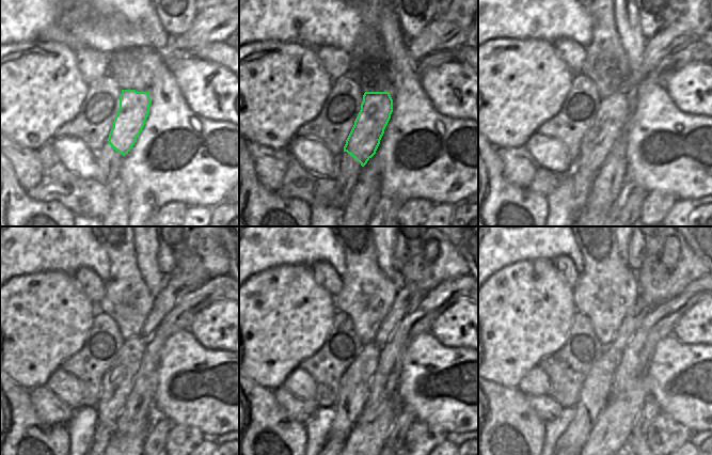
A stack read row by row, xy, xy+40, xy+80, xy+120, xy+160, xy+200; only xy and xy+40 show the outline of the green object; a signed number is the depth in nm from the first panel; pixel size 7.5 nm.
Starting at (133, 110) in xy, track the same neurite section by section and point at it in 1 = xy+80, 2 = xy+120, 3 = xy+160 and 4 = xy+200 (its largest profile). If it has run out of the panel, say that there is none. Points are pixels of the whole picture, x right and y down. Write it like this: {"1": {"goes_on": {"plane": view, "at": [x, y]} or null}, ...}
{"1": {"goes_on": {"plane": "xy+80", "at": [611, 120]}}, "2": {"goes_on": {"plane": "xy+120", "at": [117, 380]}}, "3": {"goes_on": {"plane": "xy+160", "at": [354, 385]}}, "4": {"goes_on": {"plane": "xy+200", "at": [595, 393]}}}

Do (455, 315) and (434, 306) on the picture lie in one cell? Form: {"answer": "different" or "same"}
{"answer": "different"}

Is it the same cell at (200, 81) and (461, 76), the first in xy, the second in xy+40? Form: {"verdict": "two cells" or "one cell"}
{"verdict": "one cell"}

